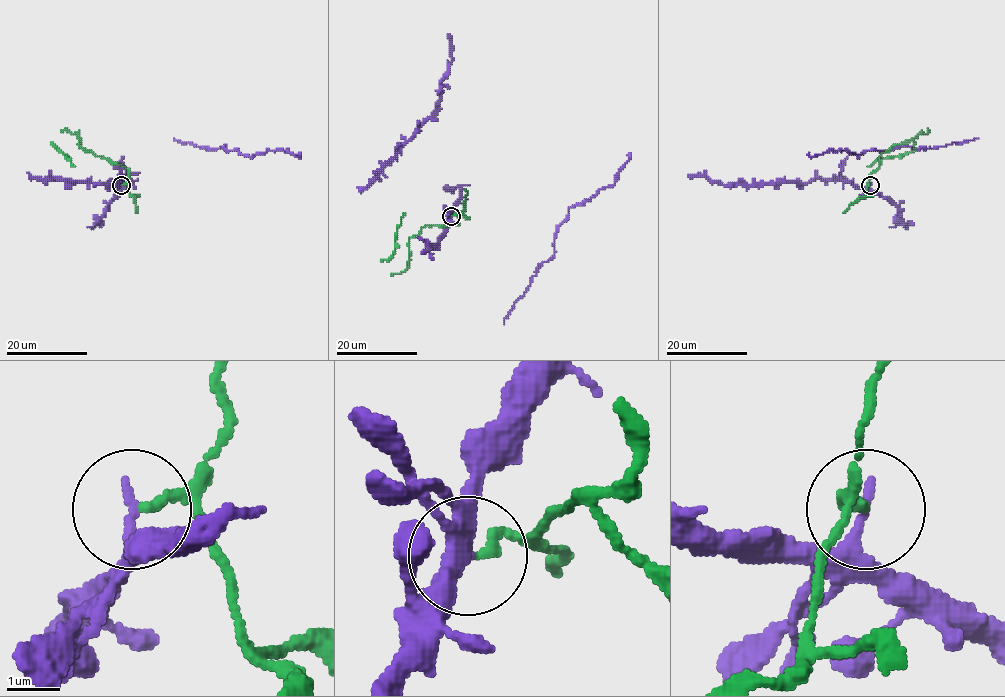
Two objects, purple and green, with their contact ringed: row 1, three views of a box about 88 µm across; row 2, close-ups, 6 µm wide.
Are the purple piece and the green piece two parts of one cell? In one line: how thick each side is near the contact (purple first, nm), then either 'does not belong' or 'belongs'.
240 nm thick on the purple side, 180 nm on the other; does not belong

